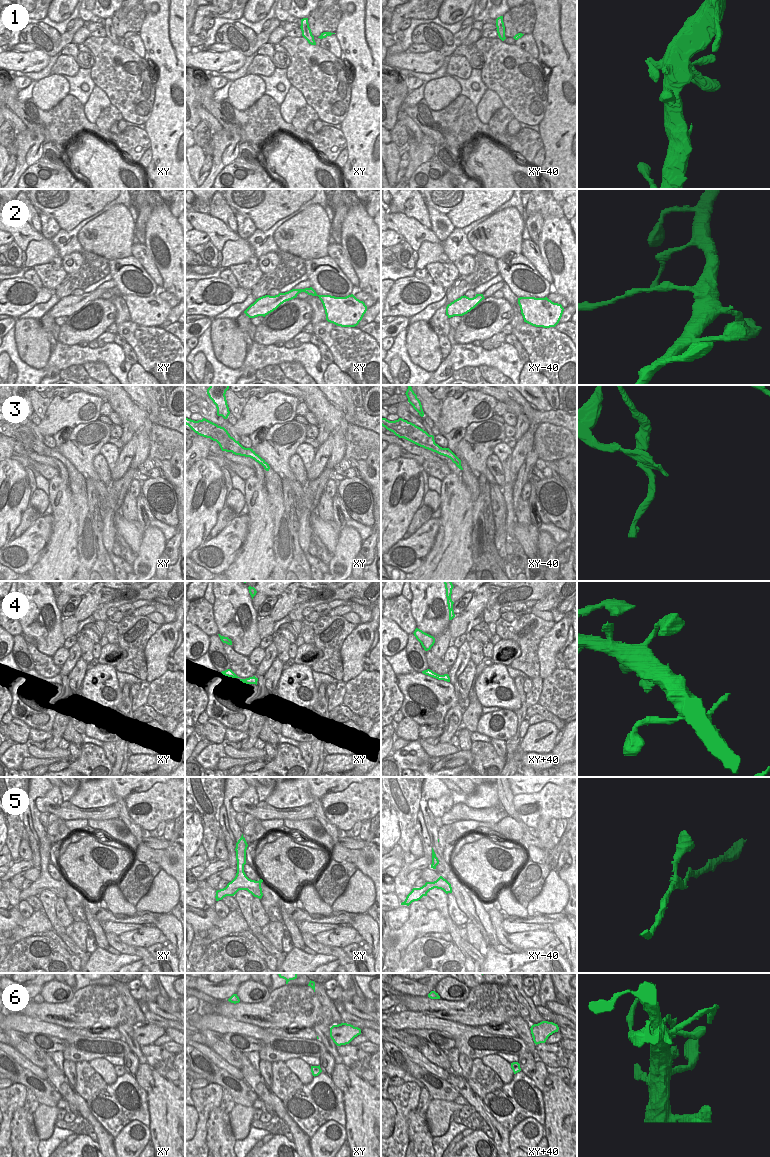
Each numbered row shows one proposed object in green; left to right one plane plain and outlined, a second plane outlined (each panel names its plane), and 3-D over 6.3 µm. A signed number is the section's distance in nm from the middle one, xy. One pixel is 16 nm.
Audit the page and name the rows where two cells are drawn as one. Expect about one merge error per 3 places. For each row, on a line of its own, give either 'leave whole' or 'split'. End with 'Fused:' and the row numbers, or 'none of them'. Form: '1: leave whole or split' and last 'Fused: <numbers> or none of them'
1: leave whole
2: split
3: split
4: leave whole
5: leave whole
6: leave whole
Fused: 2, 3

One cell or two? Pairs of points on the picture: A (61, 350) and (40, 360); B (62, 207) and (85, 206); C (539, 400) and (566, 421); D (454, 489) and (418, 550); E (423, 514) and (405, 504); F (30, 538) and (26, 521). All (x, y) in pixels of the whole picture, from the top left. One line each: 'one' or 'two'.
A: two
B: one
C: two
D: two
E: two
F: two

